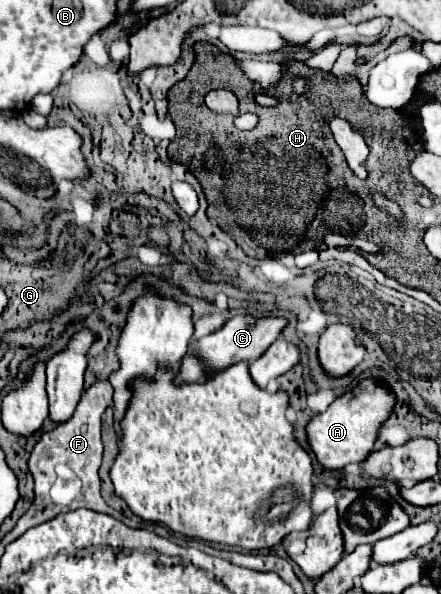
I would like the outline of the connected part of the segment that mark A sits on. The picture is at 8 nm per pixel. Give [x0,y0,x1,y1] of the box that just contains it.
[308,377,396,469]

